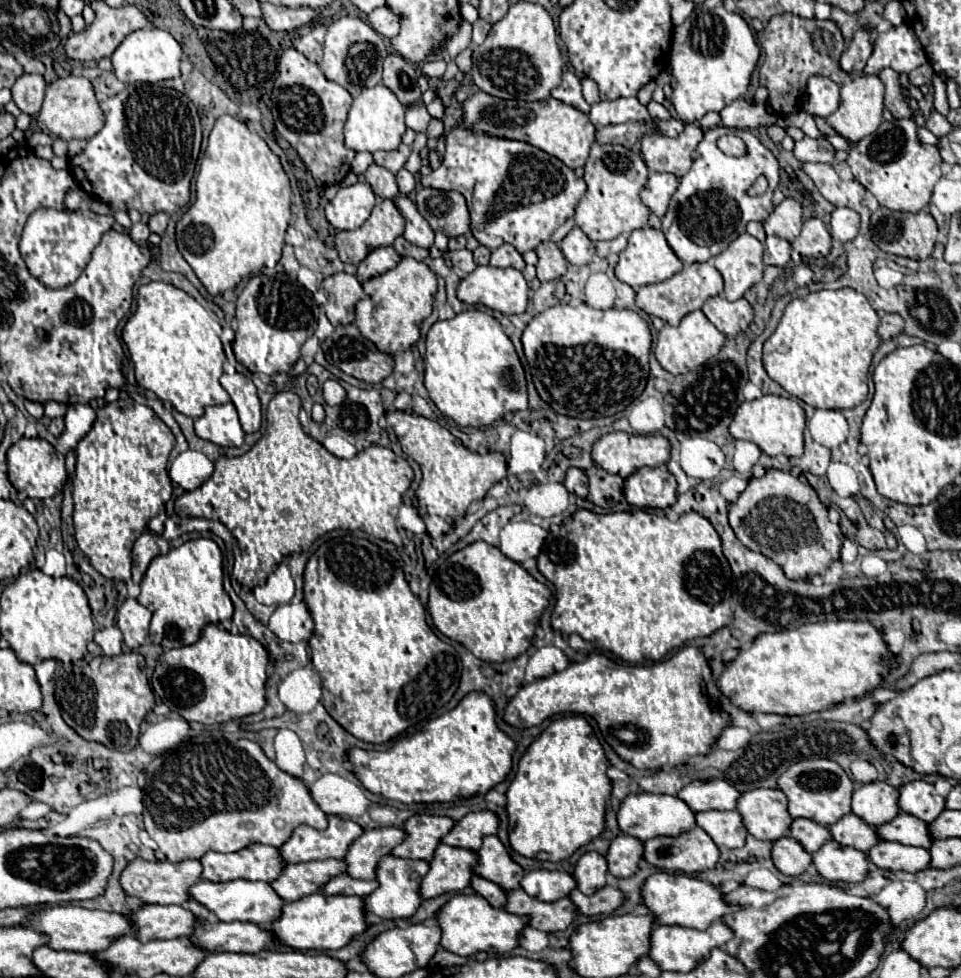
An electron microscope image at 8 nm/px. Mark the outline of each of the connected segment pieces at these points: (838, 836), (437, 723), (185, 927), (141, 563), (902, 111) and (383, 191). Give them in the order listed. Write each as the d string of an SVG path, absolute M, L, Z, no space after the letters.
M849 813L849 815L841 817L841 821L833 823L829 829L831 829L833 841L837 841L839 845L845 845L845 847L865 851L865 853L881 841L877 837L875 827L861 821L861 817L857 817L855 813Z
M471 691L455 709L429 721L423 731L403 737L389 751L351 749L353 773L371 793L401 803L447 803L457 797L485 795L507 779L515 751L515 741L499 729L493 707L487 693Z
M145 905L141 911L133 913L131 919L137 925L137 937L141 941L189 937L193 925L199 923L189 909L179 905Z
M145 531L133 545L133 581L139 583L147 565L151 563L153 557L159 555L159 545L157 545L157 539L161 535L159 533L153 533L153 531Z
M881 69L879 79L885 85L885 109L889 109L895 119L903 119L903 117L911 119L915 111L911 109L909 101L901 93L899 73L893 73L893 69Z
M369 165L369 169L365 171L365 179L367 183L371 185L373 193L375 195L381 195L385 199L393 199L399 195L397 191L397 181L395 181L395 175L389 173L385 167L381 165Z

